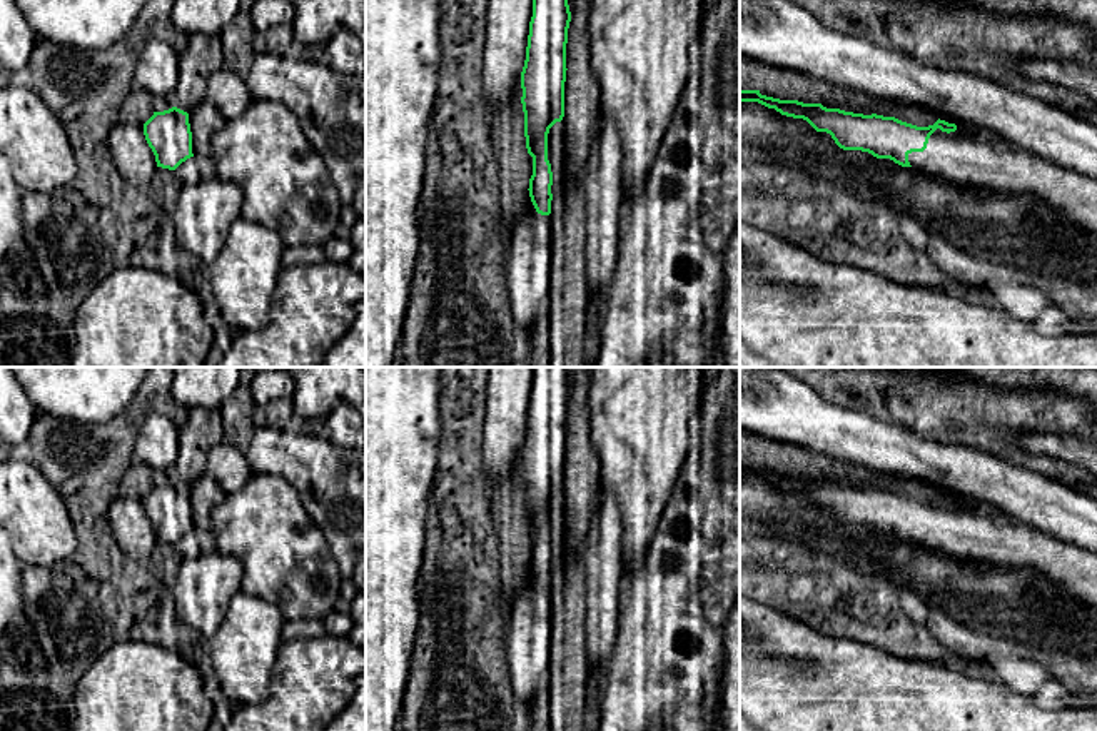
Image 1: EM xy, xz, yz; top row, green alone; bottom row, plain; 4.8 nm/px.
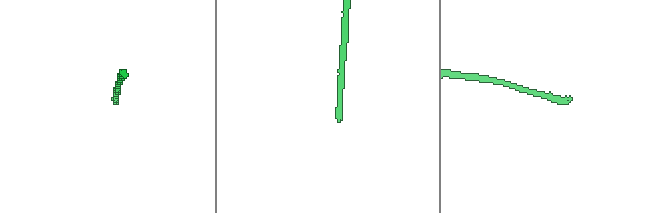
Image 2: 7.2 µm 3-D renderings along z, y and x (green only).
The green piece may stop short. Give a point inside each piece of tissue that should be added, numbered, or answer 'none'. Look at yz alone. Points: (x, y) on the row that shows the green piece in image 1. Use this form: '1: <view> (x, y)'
1: yz (960, 159)

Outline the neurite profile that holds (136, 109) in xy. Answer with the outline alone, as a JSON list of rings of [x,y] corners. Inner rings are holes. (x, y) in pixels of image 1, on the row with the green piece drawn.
[[[134,88],[120,105],[119,122],[144,127],[144,124],[154,115],[152,98],[152,93]]]

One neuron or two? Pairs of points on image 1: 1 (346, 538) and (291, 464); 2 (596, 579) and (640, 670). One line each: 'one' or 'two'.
1: one
2: two

